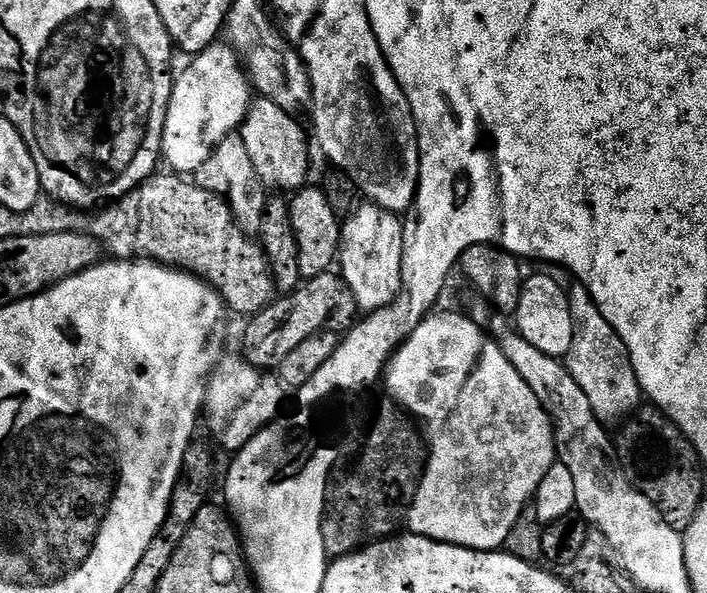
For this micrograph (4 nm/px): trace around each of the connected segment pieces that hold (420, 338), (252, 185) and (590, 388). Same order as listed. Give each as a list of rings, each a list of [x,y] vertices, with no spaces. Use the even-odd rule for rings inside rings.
[[[433,311],[423,322],[404,339],[403,344],[397,348],[392,359],[388,361],[388,366],[384,370],[382,385],[388,391],[388,396],[393,400],[397,409],[403,410],[409,417],[418,419],[424,423],[422,427],[423,435],[426,437],[426,463],[424,466],[424,477],[420,479],[420,489],[416,492],[416,497],[411,508],[408,509],[406,528],[409,533],[425,536],[431,540],[436,540],[439,544],[456,544],[460,548],[473,548],[476,552],[490,552],[503,549],[506,538],[510,530],[514,530],[514,522],[522,514],[524,508],[533,503],[538,486],[542,478],[546,478],[546,470],[550,470],[552,464],[557,463],[556,455],[556,430],[552,427],[552,419],[546,414],[542,402],[538,402],[538,397],[534,395],[534,390],[526,386],[522,374],[510,366],[506,354],[497,346],[495,340],[485,329],[480,328],[472,321],[472,317],[460,312],[440,312]]]
[[[239,134],[227,136],[217,148],[213,148],[210,158],[206,158],[206,162],[202,162],[202,166],[194,174],[194,182],[199,188],[210,190],[227,202],[238,226],[246,235],[250,238],[259,237],[268,196]]]
[[[579,282],[573,283],[567,294],[570,318],[574,318],[574,342],[570,342],[566,357],[568,370],[574,382],[578,382],[578,386],[586,394],[600,423],[605,426],[612,426],[612,423],[615,425],[631,416],[642,404],[640,383],[634,374],[630,354],[622,338],[618,338],[614,326],[610,326],[610,322],[602,318],[602,310],[598,310],[594,298],[590,298],[588,291]]]

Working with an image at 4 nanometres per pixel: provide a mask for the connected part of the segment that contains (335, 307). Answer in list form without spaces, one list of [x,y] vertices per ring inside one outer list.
[[[326,271],[313,280],[304,280],[295,292],[277,299],[247,321],[242,356],[254,368],[276,370],[286,354],[292,353],[301,342],[306,342],[306,338],[322,330],[339,333],[351,328],[357,320],[356,299],[348,289],[348,283],[339,275]]]

